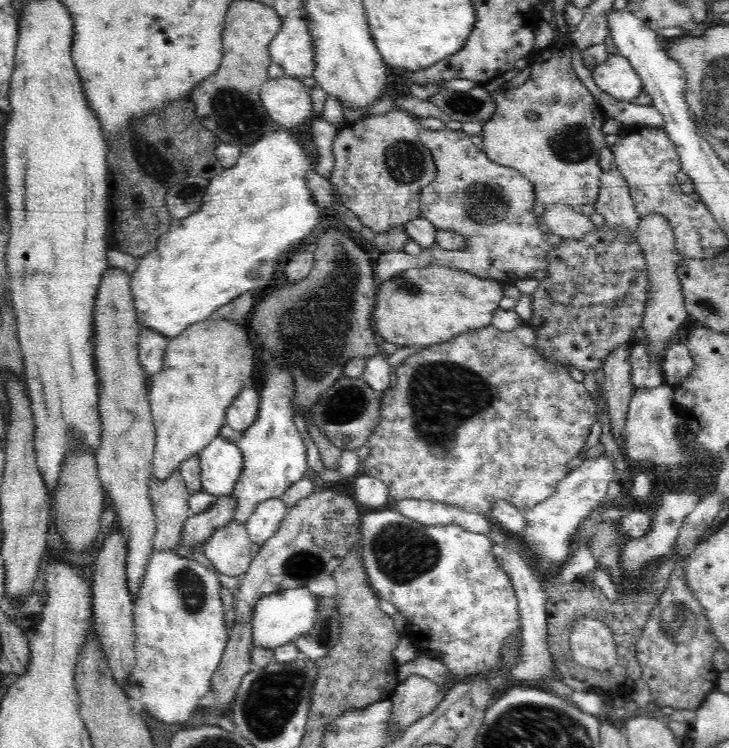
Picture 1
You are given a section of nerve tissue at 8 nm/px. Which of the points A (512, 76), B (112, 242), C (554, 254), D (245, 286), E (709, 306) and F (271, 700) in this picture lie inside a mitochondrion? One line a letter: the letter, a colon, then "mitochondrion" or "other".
A: other
B: other
C: other
D: other
E: mitochondrion
F: mitochondrion

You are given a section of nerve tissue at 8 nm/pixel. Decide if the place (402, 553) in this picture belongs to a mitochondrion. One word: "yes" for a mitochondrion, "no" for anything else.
yes

